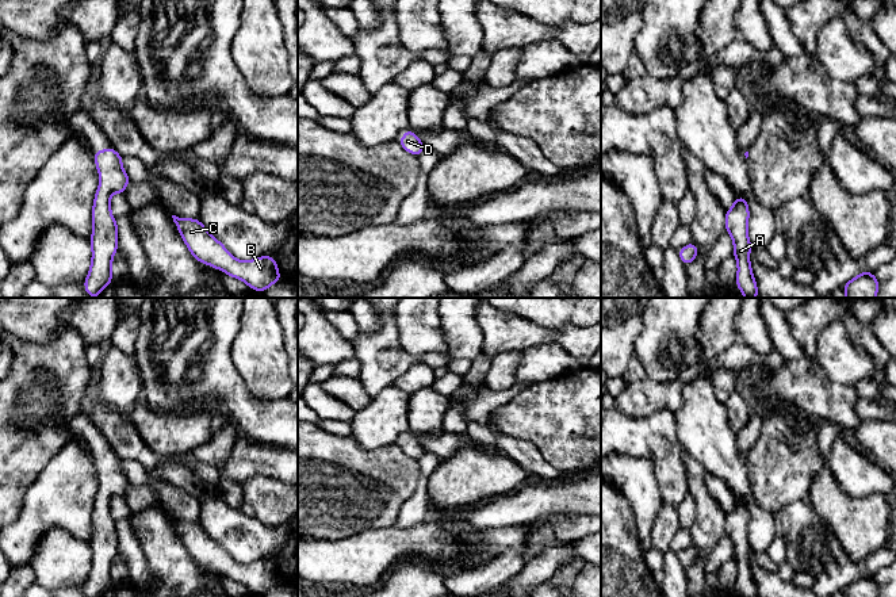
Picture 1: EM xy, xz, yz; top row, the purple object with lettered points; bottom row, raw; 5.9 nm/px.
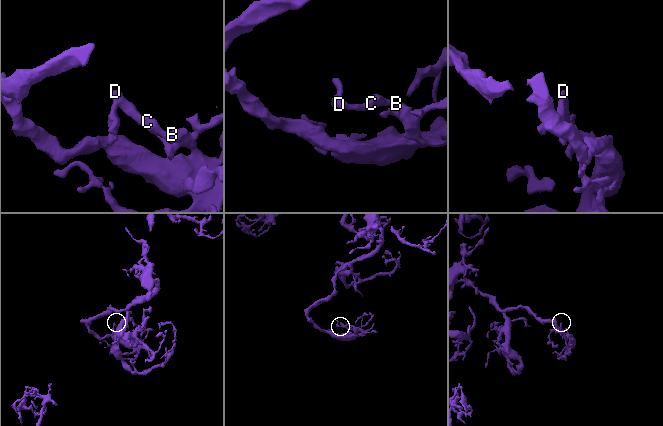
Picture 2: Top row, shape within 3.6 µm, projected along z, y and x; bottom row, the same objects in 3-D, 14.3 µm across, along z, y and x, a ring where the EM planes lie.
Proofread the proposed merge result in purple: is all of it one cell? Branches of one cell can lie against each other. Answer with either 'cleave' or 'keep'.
keep

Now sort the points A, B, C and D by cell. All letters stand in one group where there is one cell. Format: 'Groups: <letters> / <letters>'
Groups: A B C D

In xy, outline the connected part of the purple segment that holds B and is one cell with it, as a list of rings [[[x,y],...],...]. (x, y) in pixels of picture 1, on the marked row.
[[[172,215],[172,218],[177,225],[183,241],[199,263],[241,279],[250,288],[260,292],[264,292],[271,284],[282,280],[275,257],[263,256],[250,261],[237,260],[204,229],[199,219],[179,218],[176,215]]]

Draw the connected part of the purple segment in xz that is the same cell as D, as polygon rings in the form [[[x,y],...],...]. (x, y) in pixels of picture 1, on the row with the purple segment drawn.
[[[405,130],[405,137],[397,139],[397,142],[399,142],[406,152],[417,157],[425,150],[424,143],[411,130]]]

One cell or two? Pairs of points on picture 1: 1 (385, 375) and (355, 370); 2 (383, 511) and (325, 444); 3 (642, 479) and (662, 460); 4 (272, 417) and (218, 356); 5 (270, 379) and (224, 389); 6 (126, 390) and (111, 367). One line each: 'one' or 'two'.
1: two
2: one
3: two
4: one
5: two
6: one

